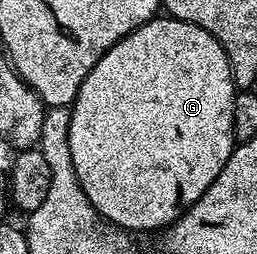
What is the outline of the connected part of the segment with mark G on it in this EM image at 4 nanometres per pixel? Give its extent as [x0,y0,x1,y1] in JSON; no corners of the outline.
[69,17,238,233]

